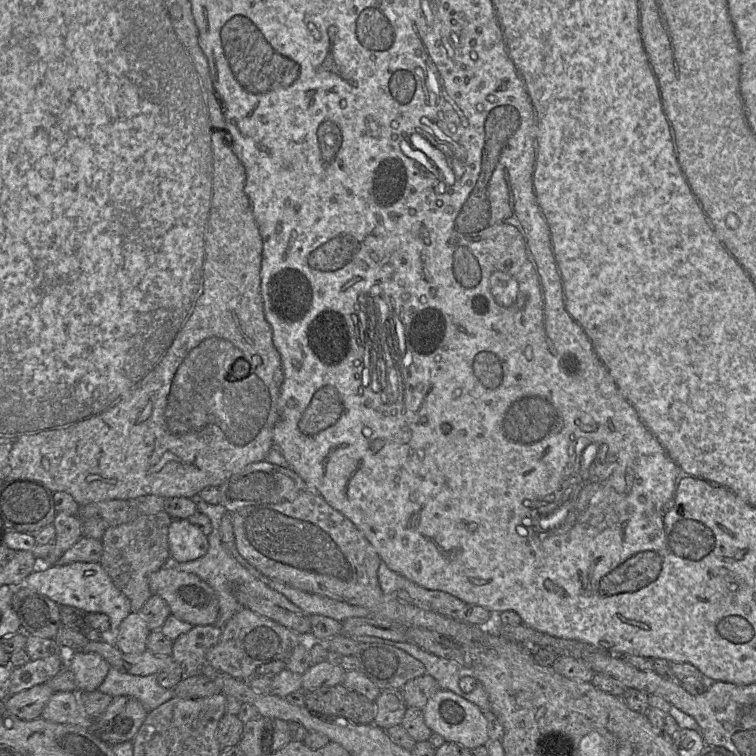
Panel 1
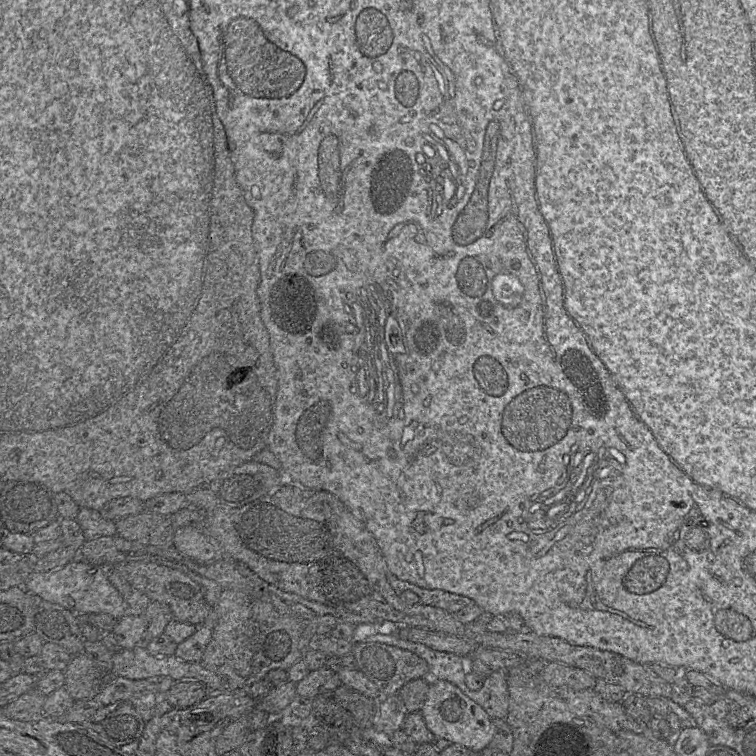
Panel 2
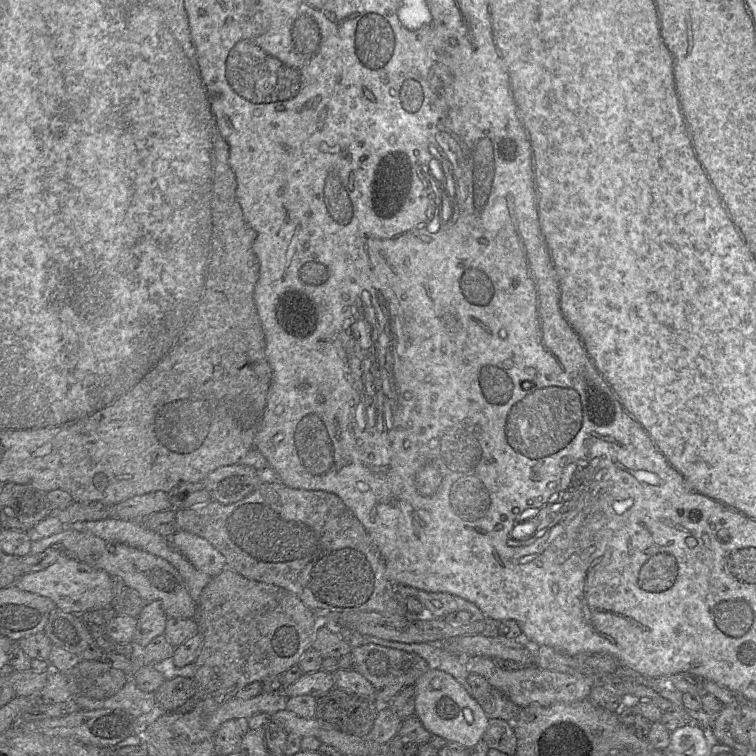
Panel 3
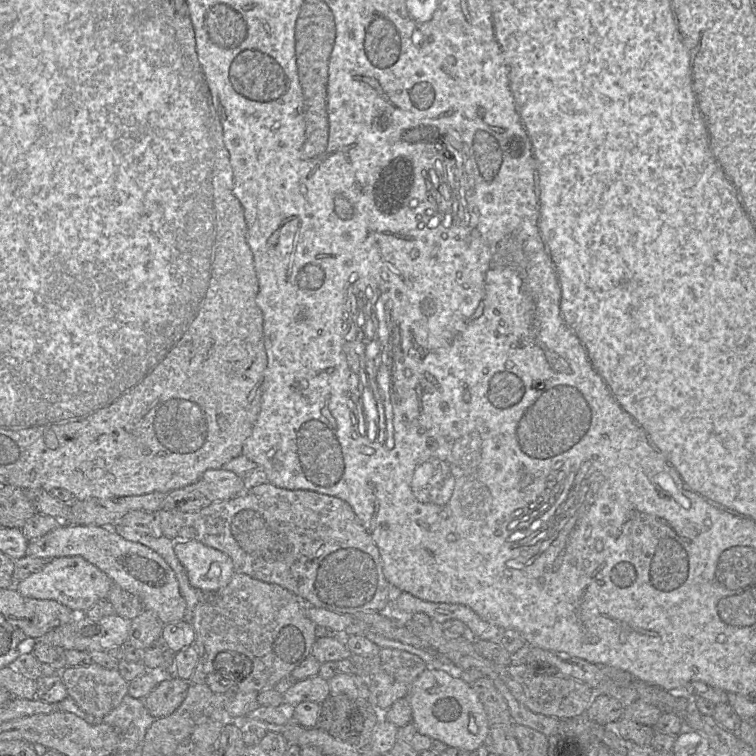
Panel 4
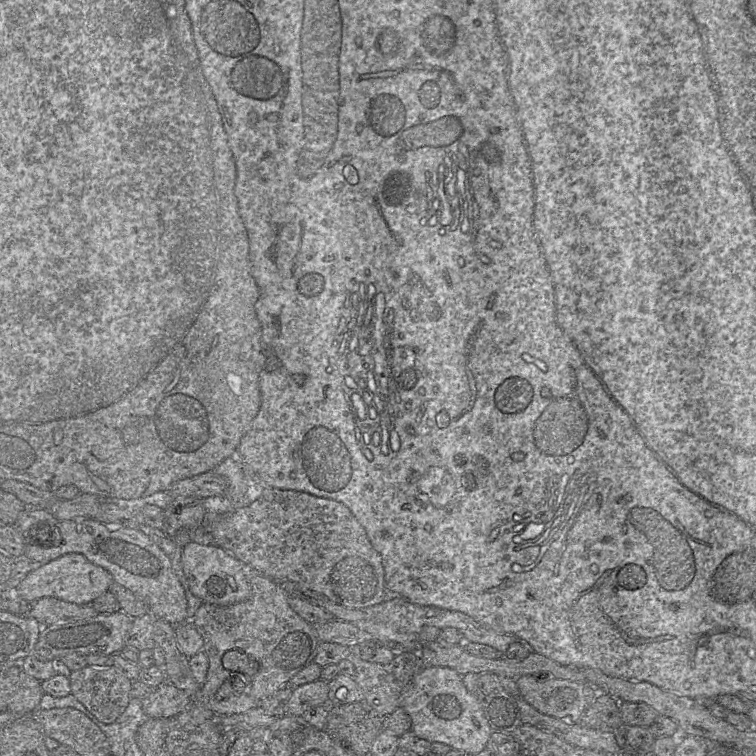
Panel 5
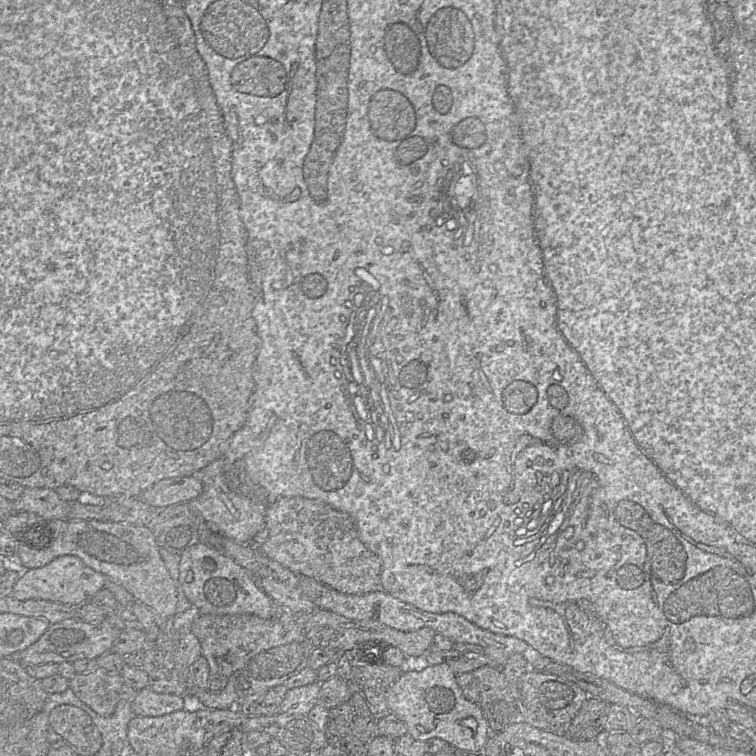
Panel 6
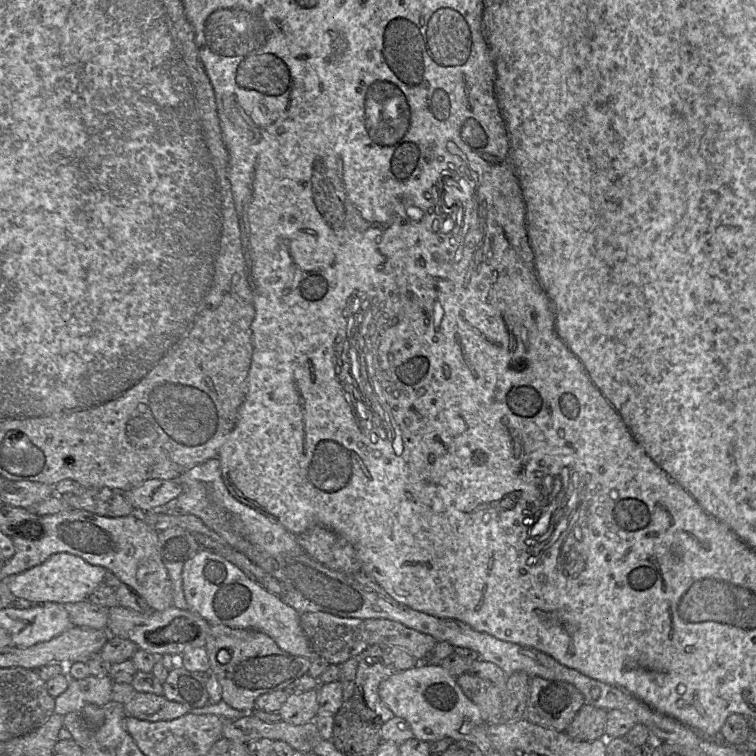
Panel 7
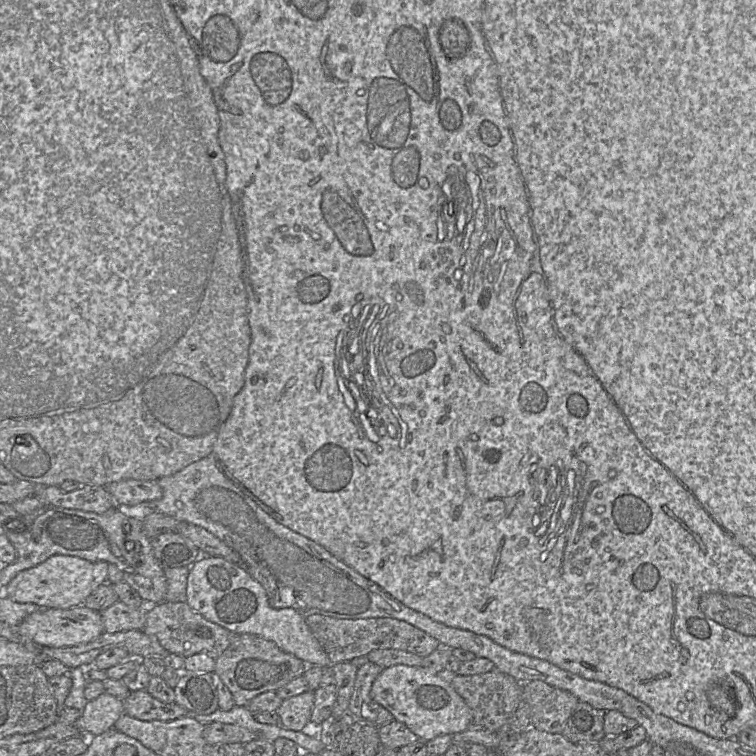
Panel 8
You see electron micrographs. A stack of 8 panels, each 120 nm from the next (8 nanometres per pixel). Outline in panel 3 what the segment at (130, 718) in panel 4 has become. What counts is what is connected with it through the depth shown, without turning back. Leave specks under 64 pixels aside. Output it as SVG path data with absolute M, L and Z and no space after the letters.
M132 677L128 678L126 684L119 692L109 698L96 700L83 695L75 695L72 698L78 704L80 710L83 711L121 709L131 716L134 736L119 743L117 748L141 745L144 732L159 717L167 713L167 711L157 703L154 693L140 690Z

